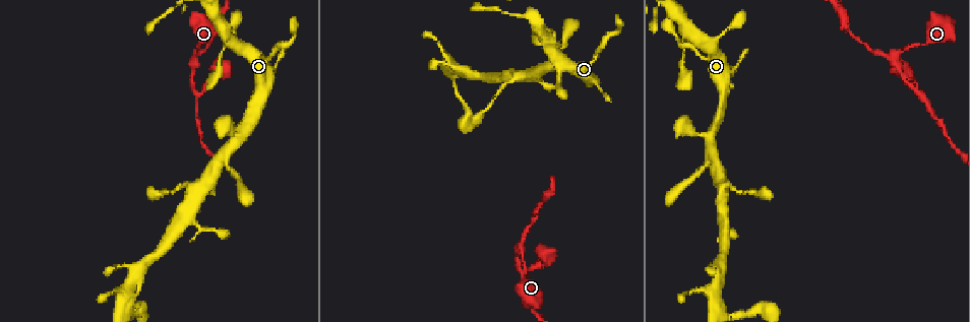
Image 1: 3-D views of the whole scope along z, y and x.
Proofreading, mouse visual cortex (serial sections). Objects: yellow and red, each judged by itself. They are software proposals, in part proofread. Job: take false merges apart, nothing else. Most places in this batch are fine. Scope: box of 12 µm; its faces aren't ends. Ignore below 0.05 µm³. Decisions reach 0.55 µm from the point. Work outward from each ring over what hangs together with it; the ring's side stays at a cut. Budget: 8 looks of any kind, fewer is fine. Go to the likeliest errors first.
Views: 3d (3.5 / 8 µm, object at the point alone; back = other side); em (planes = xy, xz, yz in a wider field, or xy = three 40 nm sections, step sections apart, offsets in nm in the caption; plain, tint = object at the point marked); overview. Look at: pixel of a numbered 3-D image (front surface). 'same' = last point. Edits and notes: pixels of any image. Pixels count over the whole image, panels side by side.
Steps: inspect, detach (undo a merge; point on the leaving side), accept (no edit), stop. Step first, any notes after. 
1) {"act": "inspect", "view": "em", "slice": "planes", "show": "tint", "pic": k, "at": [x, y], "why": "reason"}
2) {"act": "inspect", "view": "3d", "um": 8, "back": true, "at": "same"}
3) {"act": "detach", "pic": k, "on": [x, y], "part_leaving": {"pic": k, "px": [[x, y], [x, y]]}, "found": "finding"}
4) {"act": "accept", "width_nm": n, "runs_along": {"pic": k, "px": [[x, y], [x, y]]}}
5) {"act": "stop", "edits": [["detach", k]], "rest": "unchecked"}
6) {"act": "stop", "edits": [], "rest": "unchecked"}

{"act": "inspect", "view": "em", "slice": "xy", "step": 3, "show": "tint", "pic": 1, "at": [899, 54], "why": "arms part here"}

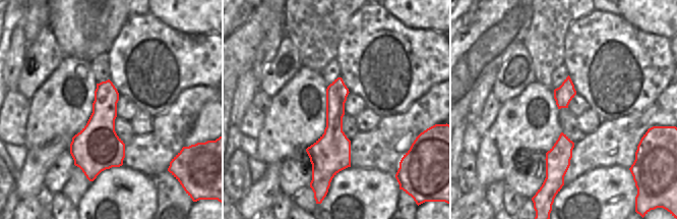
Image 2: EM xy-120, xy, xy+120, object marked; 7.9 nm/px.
{"act": "inspect", "view": "3d", "um": 3.5, "back": true, "at": "same"}

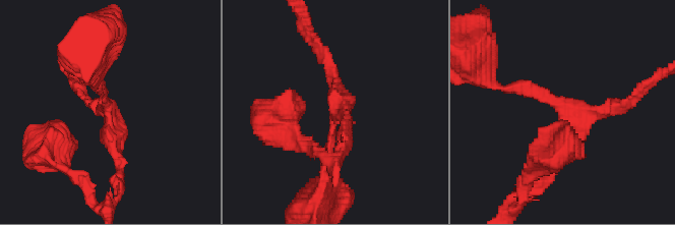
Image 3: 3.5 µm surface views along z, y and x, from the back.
{"act": "accept", "found": "one cell here"}

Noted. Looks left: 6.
{"act": "inspect", "view": "3d", "um": 3.5, "pic": 1, "at": [938, 119], "why": "narrows sharply"}

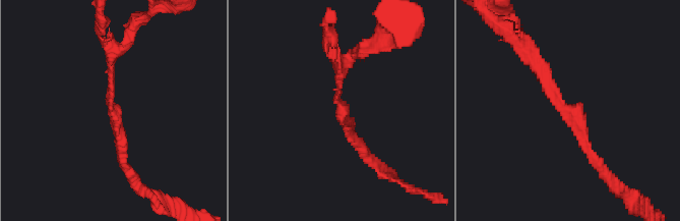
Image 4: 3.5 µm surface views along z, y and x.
{"act": "inspect", "view": "em", "slice": "planes", "show": "tint", "pic": 4, "at": [566, 105], "arm_widths_nm": [200, 200], "why": "shape alone is not enough"}

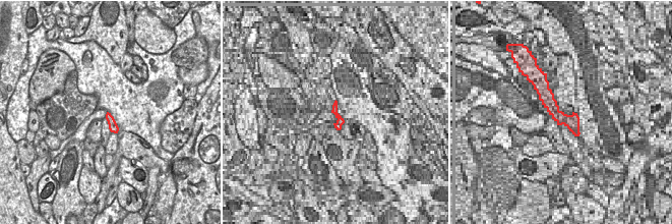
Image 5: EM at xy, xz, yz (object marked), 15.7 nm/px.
{"act": "accept", "runs_along": {"pic": 4, "px": [[522, 49], [582, 129], [595, 161]]}, "found": "continuous, no second cell"}

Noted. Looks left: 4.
{"act": "inspect", "view": "3d", "um": 3.5, "pic": 1, "at": [723, 193], "why": "thin arm on a thick one"}

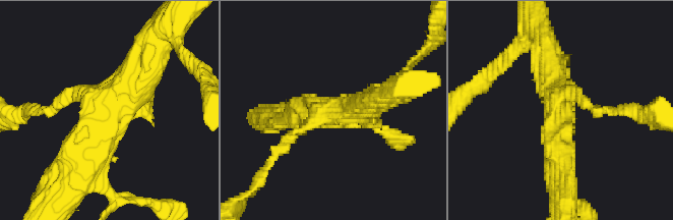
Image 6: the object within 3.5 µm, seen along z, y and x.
{"act": "inspect", "view": "em", "slice": "xy", "step": 2, "show": "tint", "pic": 6, "at": [558, 109], "why": "need the tissue"}

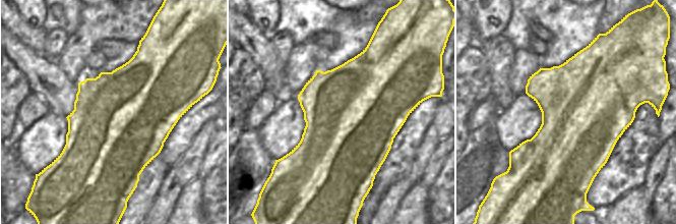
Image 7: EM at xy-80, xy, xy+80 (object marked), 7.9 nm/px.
{"act": "accept", "runs_along": {"pic": 6, "px": [[151, 54], [77, 164]]}, "found": "all the same cell"}

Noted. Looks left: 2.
{"act": "inspect", "view": "3d", "um": 3.5, "pic": 1, "at": [759, 196]}

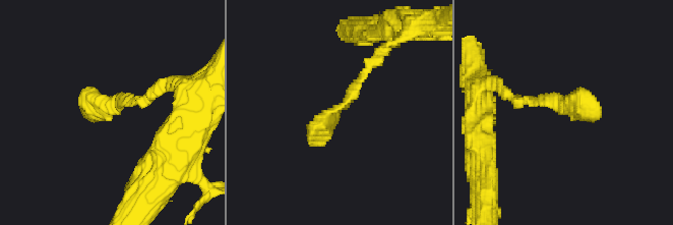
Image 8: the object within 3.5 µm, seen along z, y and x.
{"act": "inspect", "view": "em", "slice": "xy", "step": 3, "show": "tint", "pic": 8, "at": [109, 106], "why": "now the EM"}

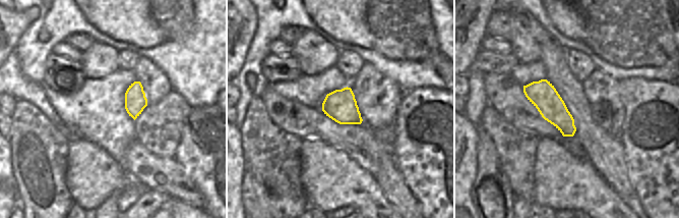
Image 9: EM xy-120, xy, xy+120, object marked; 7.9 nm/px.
{"act": "accept", "found": "one cell here"}

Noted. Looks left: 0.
{"act": "stop", "edits": [], "rest": "unchecked"}

